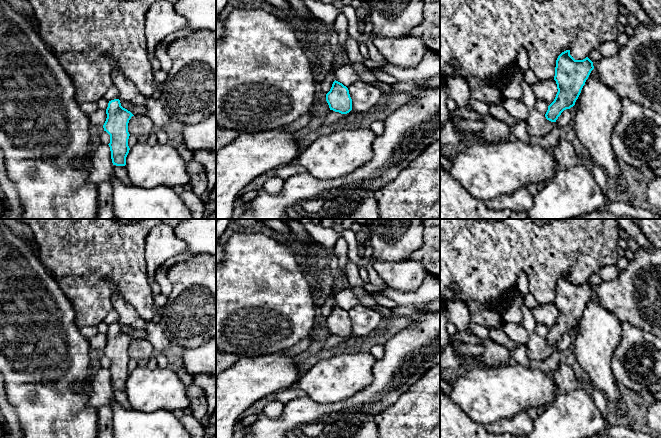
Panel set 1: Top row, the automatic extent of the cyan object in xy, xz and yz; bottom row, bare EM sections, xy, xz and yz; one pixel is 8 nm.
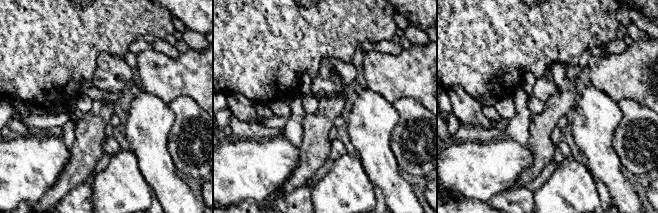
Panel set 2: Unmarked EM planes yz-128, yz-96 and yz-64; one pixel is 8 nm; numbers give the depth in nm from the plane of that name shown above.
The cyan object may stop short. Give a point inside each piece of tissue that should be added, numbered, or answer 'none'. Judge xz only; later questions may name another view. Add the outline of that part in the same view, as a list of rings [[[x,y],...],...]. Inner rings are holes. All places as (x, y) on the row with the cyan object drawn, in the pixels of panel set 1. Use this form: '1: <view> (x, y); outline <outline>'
none

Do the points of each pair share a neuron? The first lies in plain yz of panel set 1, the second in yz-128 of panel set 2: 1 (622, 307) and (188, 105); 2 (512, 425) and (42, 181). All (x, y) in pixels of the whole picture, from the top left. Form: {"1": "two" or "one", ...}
{"1": "two", "2": "two"}

